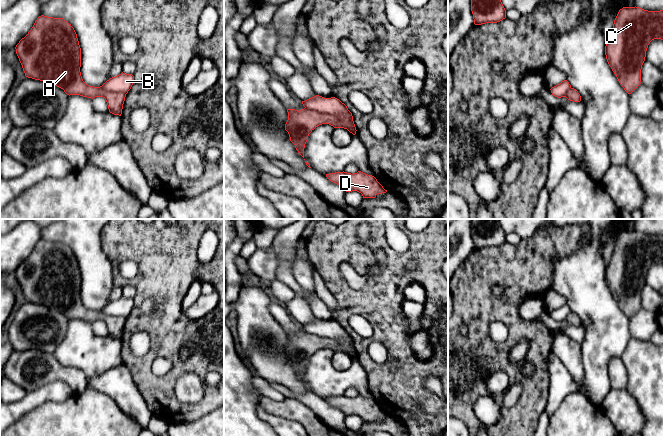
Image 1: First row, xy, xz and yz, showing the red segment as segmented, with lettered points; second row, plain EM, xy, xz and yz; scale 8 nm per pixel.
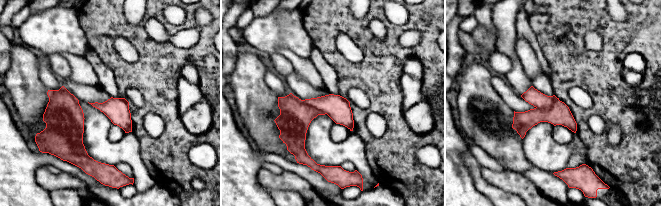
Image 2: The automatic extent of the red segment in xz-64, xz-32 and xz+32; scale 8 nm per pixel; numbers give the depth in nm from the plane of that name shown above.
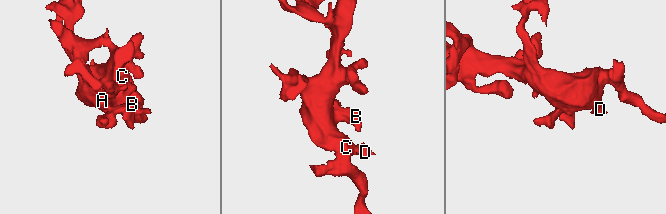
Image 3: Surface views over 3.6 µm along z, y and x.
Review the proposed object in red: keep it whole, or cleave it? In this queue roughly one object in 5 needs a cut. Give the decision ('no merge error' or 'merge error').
merge error

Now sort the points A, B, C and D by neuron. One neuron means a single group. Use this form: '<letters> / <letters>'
A C D / B

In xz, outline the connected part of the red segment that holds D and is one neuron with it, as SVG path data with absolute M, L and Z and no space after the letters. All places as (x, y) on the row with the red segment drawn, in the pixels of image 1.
M344 171L329 173L326 177L331 182L340 185L346 192L361 193L363 198L375 198L377 194L387 192L374 176L361 171L353 174Z

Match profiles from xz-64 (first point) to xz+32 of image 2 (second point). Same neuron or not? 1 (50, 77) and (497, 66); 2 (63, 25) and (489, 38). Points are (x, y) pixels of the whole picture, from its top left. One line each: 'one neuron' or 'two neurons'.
1: two neurons
2: one neuron

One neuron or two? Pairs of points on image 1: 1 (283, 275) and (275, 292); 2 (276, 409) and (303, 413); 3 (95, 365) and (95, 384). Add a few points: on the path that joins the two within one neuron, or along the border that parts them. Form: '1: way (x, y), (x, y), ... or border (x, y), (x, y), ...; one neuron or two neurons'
1: border (276, 278), (284, 282), (295, 293); two neurons
2: way (283, 409), (293, 409), (296, 411); one neuron
3: border (116, 366), (90, 379), (86, 378); two neurons

